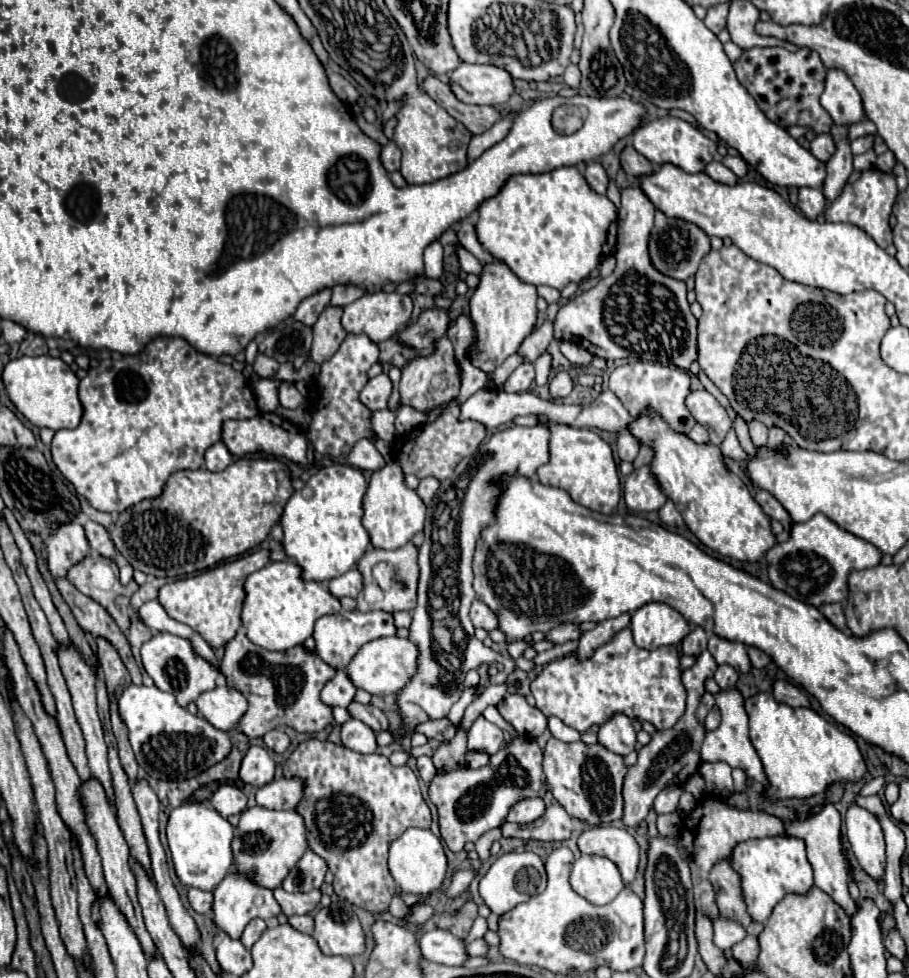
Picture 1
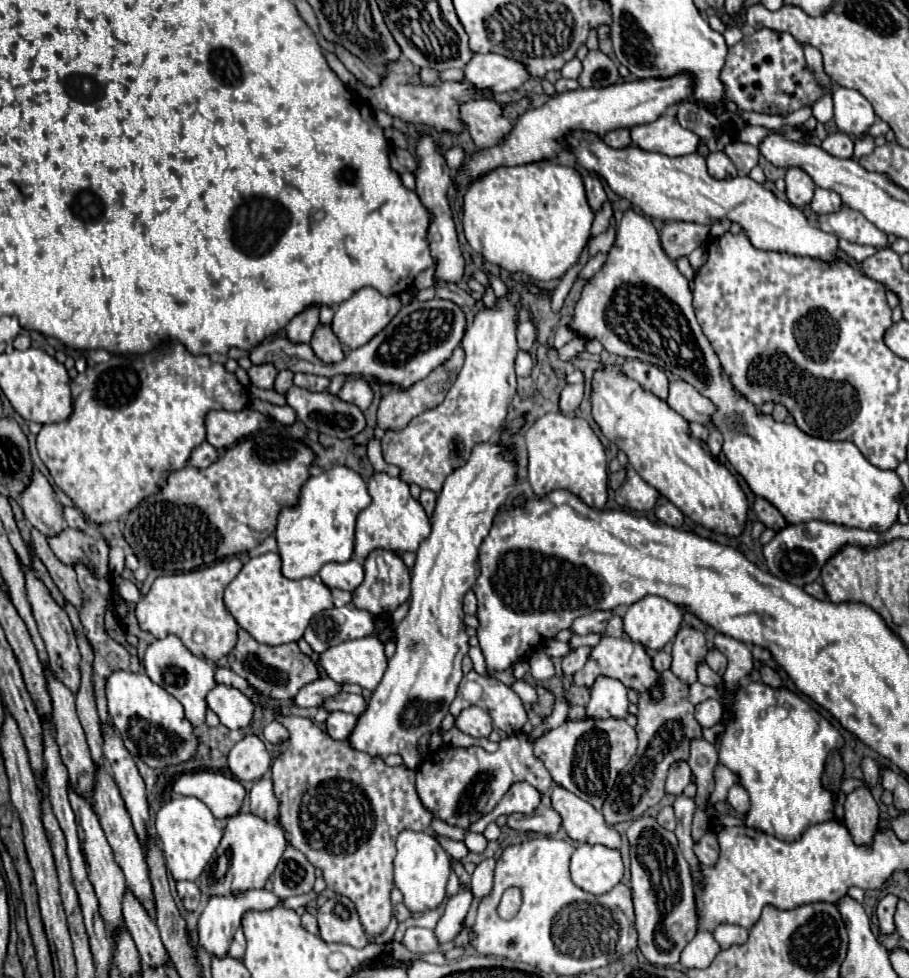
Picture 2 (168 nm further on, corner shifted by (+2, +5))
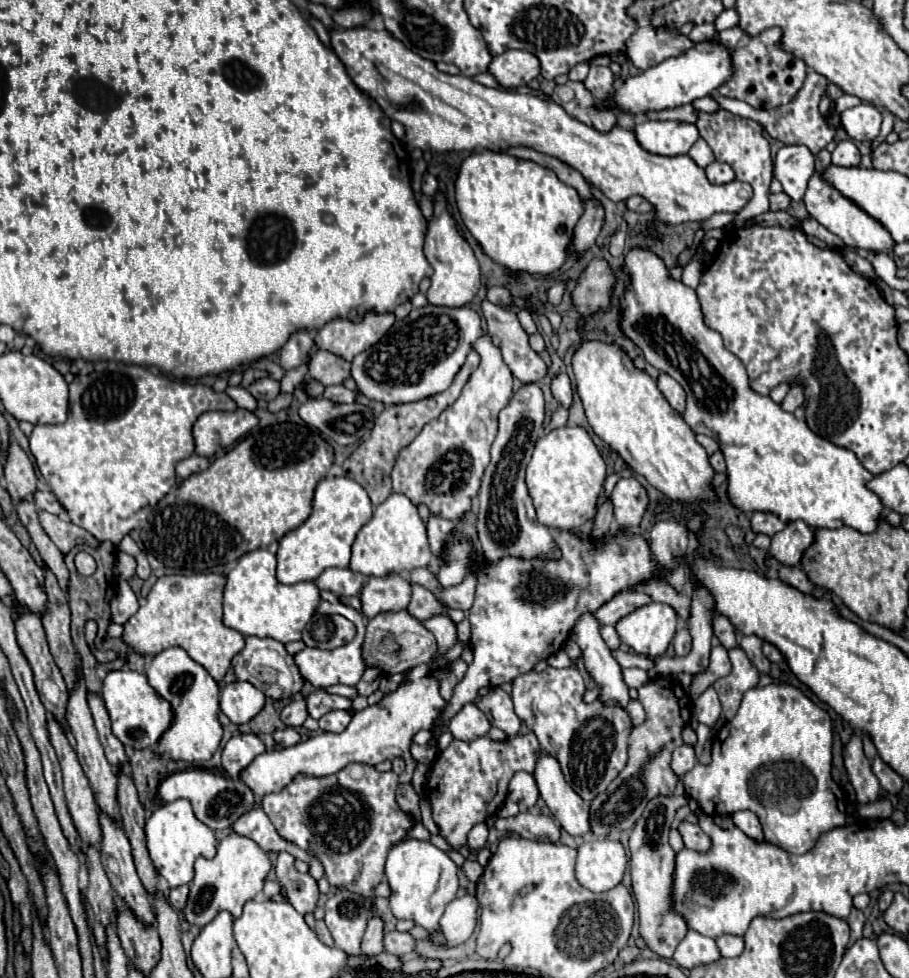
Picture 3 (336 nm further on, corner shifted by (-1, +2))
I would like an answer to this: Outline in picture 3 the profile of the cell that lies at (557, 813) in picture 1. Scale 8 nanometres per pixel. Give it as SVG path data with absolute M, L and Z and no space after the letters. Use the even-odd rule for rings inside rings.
M519 812L513 818L497 818L495 828L501 832L517 832L521 838L539 842L559 842L561 828L545 814Z

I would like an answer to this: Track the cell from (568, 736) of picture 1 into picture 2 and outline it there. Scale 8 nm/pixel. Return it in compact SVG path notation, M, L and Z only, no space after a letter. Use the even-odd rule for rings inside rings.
M514 681L512 683L512 689L518 693L518 697L526 703L526 705L534 705L538 701L538 693L534 687L530 687L528 683L524 681Z

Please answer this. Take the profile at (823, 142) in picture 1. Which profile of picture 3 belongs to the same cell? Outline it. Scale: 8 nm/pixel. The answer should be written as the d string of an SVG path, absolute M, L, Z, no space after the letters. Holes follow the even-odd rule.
M843 140L837 144L837 148L833 152L833 164L835 166L855 168L855 166L859 166L859 160L861 160L861 154L851 140Z

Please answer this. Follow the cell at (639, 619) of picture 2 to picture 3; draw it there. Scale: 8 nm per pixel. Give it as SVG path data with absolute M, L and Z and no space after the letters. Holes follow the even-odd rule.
M651 602L635 612L623 616L615 630L619 638L637 654L647 658L663 656L673 640L677 626L677 612L669 604Z

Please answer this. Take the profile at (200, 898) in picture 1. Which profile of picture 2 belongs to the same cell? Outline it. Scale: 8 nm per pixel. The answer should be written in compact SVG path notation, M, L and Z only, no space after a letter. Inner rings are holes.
M180 881L180 883L176 885L176 889L178 889L178 895L180 895L180 899L182 899L182 903L184 903L184 907L186 907L188 911L196 911L196 909L202 905L204 895L200 893L200 887L198 887L196 883Z

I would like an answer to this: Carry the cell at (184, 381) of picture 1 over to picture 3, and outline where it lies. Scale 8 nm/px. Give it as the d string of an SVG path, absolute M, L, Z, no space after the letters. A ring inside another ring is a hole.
M109 362L105 372L75 376L69 384L67 420L63 424L37 424L29 436L29 448L41 476L65 508L69 520L85 528L97 540L109 540L117 546L177 484L175 464L195 452L191 428L207 410L235 412L237 404L227 394L217 394L203 384L185 384L155 374L145 366Z

